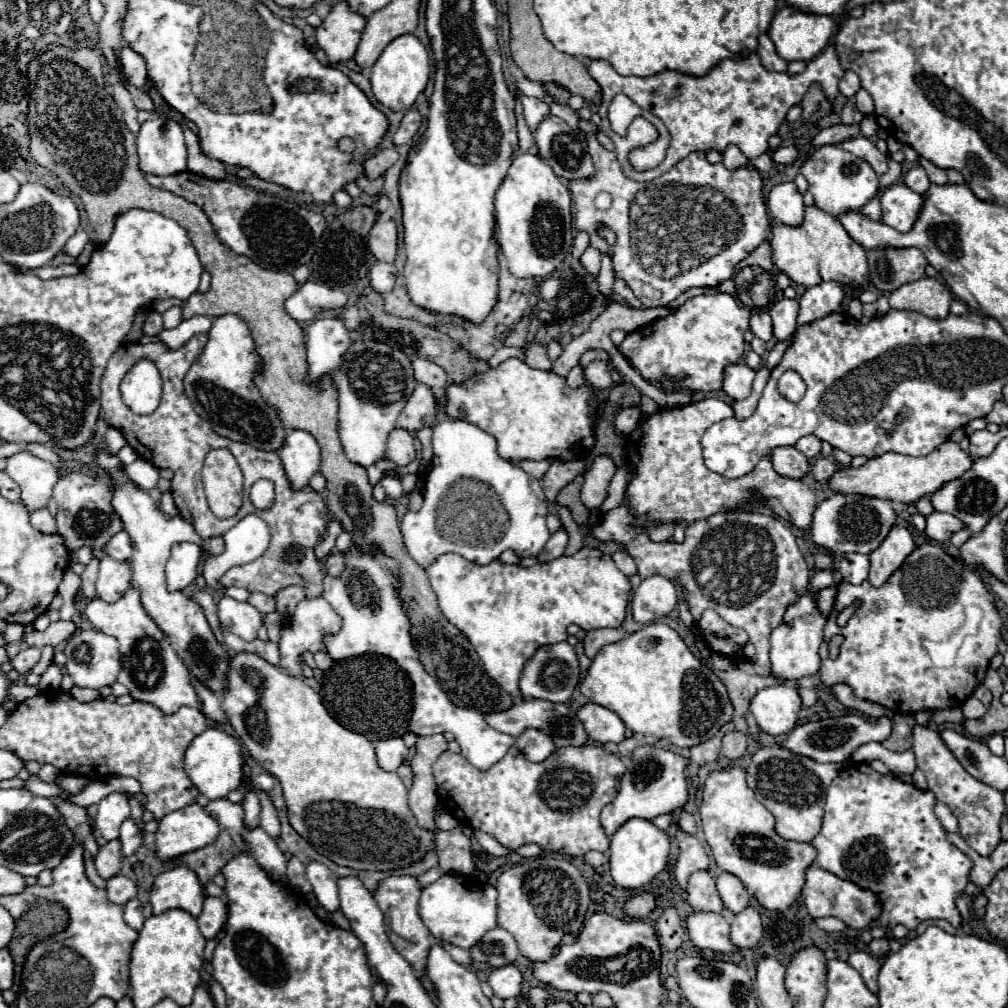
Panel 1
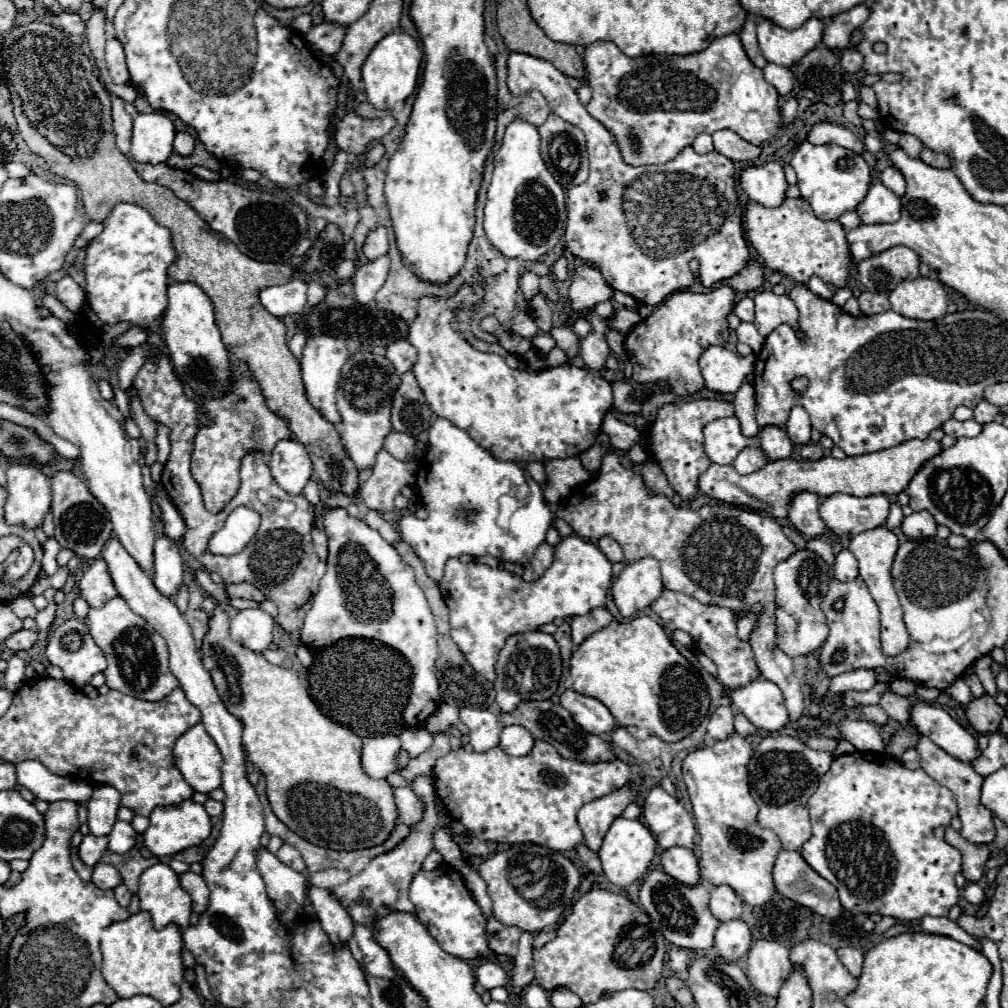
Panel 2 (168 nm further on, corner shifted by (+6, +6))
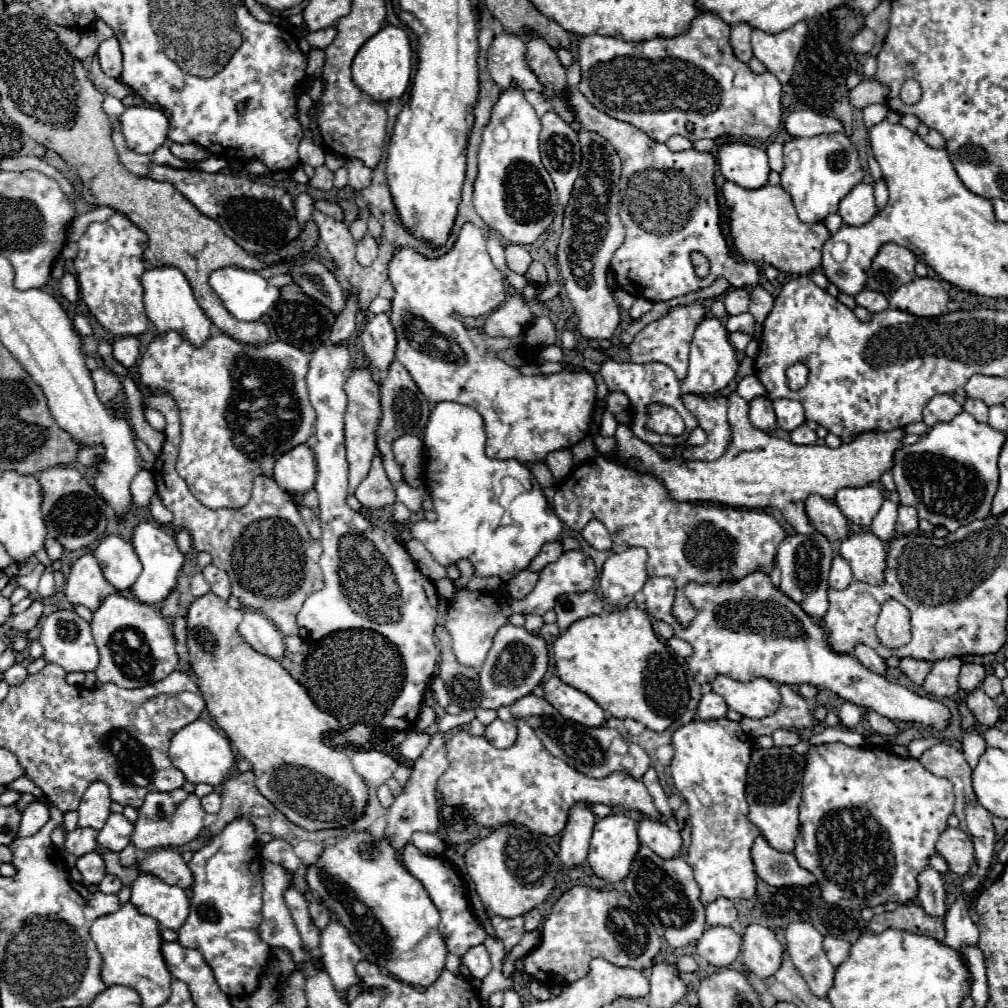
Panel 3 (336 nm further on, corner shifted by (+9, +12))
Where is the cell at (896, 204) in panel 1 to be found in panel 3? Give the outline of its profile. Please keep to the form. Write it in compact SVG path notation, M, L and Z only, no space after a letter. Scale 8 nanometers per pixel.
M870 183L856 185L840 201L838 213L842 215L842 219L844 219L846 225L864 225L864 223L868 223L878 213L872 185Z

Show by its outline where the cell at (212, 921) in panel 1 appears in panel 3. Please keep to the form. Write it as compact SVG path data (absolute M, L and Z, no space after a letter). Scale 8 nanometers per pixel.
M162 849L150 855L140 863L140 869L152 875L158 875L168 885L178 885L182 889L194 887L194 875L190 873L190 867L182 859L182 855L172 849Z

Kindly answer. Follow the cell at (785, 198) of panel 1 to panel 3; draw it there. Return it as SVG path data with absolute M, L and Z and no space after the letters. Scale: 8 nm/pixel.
M744 143L720 145L718 163L722 175L744 189L760 189L762 185L768 185L770 165L766 151L760 147Z

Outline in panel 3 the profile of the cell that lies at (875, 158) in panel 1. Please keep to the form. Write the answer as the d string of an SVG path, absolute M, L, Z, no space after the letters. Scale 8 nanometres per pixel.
M794 111L786 119L786 131L792 137L816 137L824 133L844 133L844 125L834 117L814 111Z

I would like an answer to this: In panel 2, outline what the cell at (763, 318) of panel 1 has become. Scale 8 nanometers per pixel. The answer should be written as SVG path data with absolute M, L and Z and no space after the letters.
M743 297L735 303L733 313L741 319L741 321L753 321L753 299L751 297Z

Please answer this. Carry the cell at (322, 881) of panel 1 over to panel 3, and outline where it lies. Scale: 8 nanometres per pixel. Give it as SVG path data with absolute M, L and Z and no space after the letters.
M330 921L326 929L320 931L320 953L324 969L334 981L338 995L344 999L346 989L360 981L354 967L362 959L362 953L340 921Z

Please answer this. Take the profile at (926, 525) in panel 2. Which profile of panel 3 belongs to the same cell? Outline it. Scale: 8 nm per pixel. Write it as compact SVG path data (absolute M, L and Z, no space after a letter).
M900 505L898 507L898 521L896 521L896 533L908 535L918 529L918 511L914 507Z

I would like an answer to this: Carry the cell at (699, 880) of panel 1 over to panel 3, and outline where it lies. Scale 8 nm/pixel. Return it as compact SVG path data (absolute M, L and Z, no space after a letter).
M646 819L638 825L638 837L662 859L674 859L682 851L680 831L652 819Z

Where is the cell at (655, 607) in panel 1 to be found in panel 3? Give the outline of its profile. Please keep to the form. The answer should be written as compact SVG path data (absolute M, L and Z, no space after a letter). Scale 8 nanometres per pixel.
M630 547L606 559L600 573L602 597L610 605L626 607L646 581L646 549Z

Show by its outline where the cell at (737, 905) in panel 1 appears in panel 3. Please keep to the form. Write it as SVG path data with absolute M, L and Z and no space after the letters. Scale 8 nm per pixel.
M720 897L718 901L710 903L706 907L706 921L708 925L732 925L738 917L738 911L734 903L726 897Z

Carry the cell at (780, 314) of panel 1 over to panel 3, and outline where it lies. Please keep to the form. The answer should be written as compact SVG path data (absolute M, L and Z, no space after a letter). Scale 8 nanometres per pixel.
M762 285L752 287L750 291L750 315L756 319L756 323L764 323L770 309L774 307L774 295L766 291Z

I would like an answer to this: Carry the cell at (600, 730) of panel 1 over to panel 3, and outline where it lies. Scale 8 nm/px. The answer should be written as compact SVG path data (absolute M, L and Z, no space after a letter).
M552 677L544 685L544 697L558 709L560 715L582 723L586 727L602 727L606 723L606 713L602 707L588 697L586 693L562 683L558 677Z

